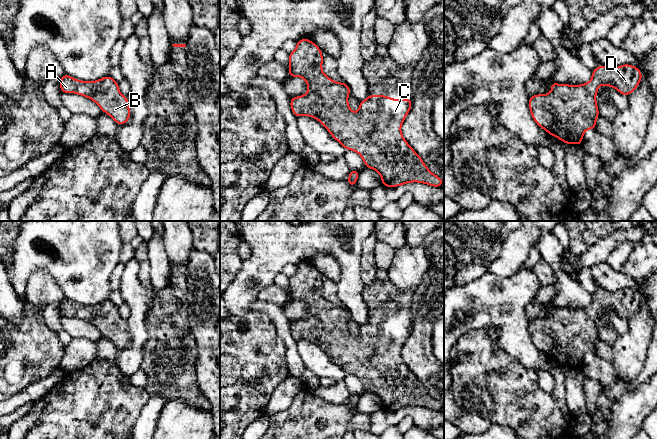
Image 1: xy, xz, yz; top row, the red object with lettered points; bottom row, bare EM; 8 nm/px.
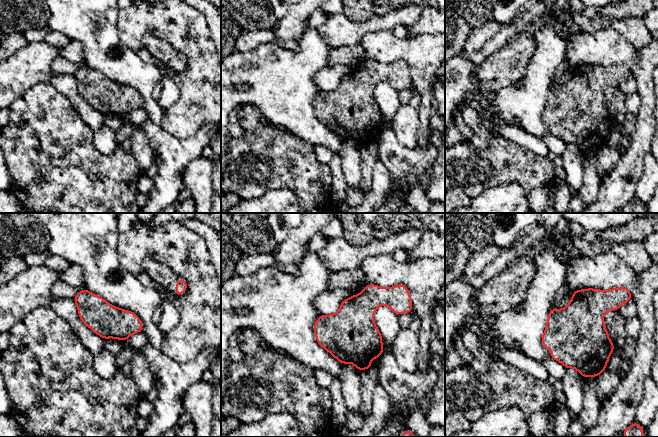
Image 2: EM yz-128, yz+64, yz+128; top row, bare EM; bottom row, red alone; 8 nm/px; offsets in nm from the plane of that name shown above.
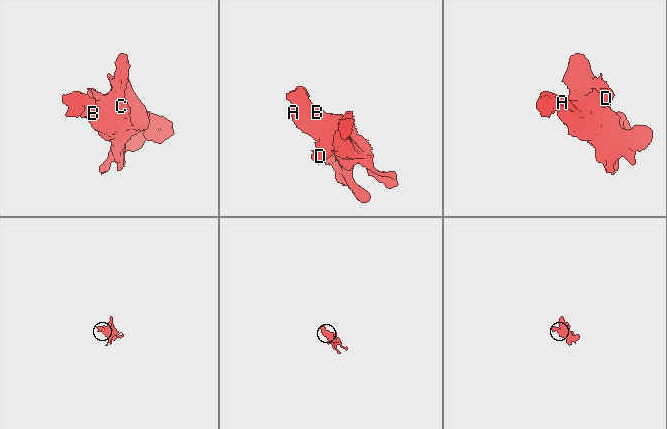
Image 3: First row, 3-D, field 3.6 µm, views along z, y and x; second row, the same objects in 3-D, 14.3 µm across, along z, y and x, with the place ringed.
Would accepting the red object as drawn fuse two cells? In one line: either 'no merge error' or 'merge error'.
no merge error

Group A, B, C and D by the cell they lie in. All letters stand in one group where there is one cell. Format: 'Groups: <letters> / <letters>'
Groups: A B C D

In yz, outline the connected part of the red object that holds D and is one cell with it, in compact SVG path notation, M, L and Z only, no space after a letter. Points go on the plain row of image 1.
M624 288L616 292L600 289L592 295L592 303L587 307L572 310L551 306L550 317L531 319L530 337L537 349L545 353L550 360L555 360L567 369L581 369L584 356L596 353L596 342L600 340L596 326L598 312L607 309L616 312L620 318L628 320L637 312L641 304L641 295L633 289Z

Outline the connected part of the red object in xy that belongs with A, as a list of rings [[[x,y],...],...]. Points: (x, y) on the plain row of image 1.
[[[64,298],[59,305],[62,317],[75,317],[93,324],[117,349],[127,347],[130,331],[127,320],[119,315],[118,306],[105,300],[97,305],[81,305]]]

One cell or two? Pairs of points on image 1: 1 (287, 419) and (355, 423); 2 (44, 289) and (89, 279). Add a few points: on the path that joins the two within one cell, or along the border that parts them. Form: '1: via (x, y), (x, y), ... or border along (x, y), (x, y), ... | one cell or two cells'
1: border along (355, 412), (346, 428) | two cells
2: border along (42, 270), (45, 270), (54, 278), (65, 297) | two cells

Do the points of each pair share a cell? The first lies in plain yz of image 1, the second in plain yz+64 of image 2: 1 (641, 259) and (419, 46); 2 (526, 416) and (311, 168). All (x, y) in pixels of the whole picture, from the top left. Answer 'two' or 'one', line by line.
1: two
2: one

